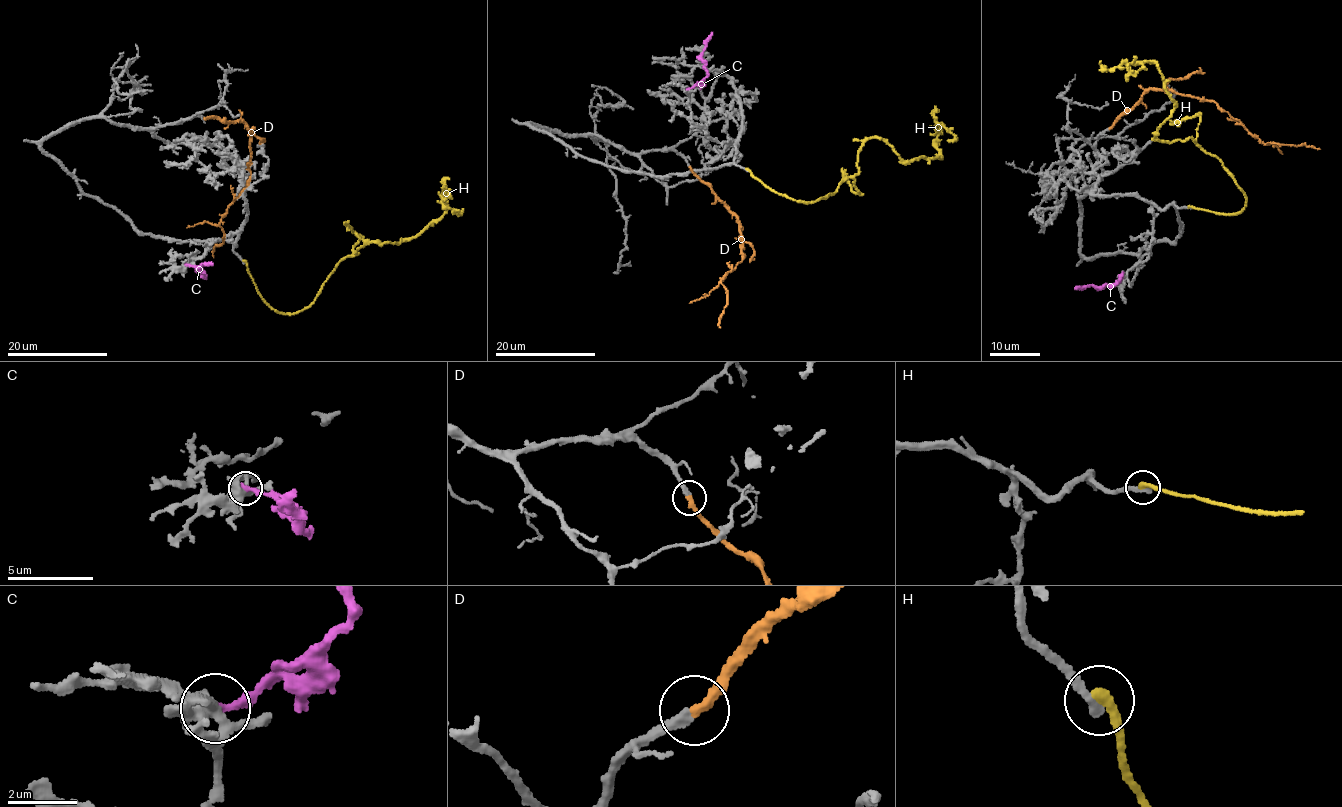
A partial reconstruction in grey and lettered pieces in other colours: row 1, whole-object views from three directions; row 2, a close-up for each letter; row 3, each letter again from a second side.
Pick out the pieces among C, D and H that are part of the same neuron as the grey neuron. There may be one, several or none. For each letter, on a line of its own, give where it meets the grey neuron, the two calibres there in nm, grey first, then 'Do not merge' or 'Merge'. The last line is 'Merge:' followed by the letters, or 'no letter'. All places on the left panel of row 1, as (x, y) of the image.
C: Touches grey at (187, 264). Thickness 340 nm (grey) against 320 nm. Do not merge
D: Touches grey at (204, 118). Thickness 280 nm (grey) against 300 nm. Merge
H: Touches grey at (244, 261). Thickness 280 nm (grey) against 280 nm. Do not merge
Merge: D

